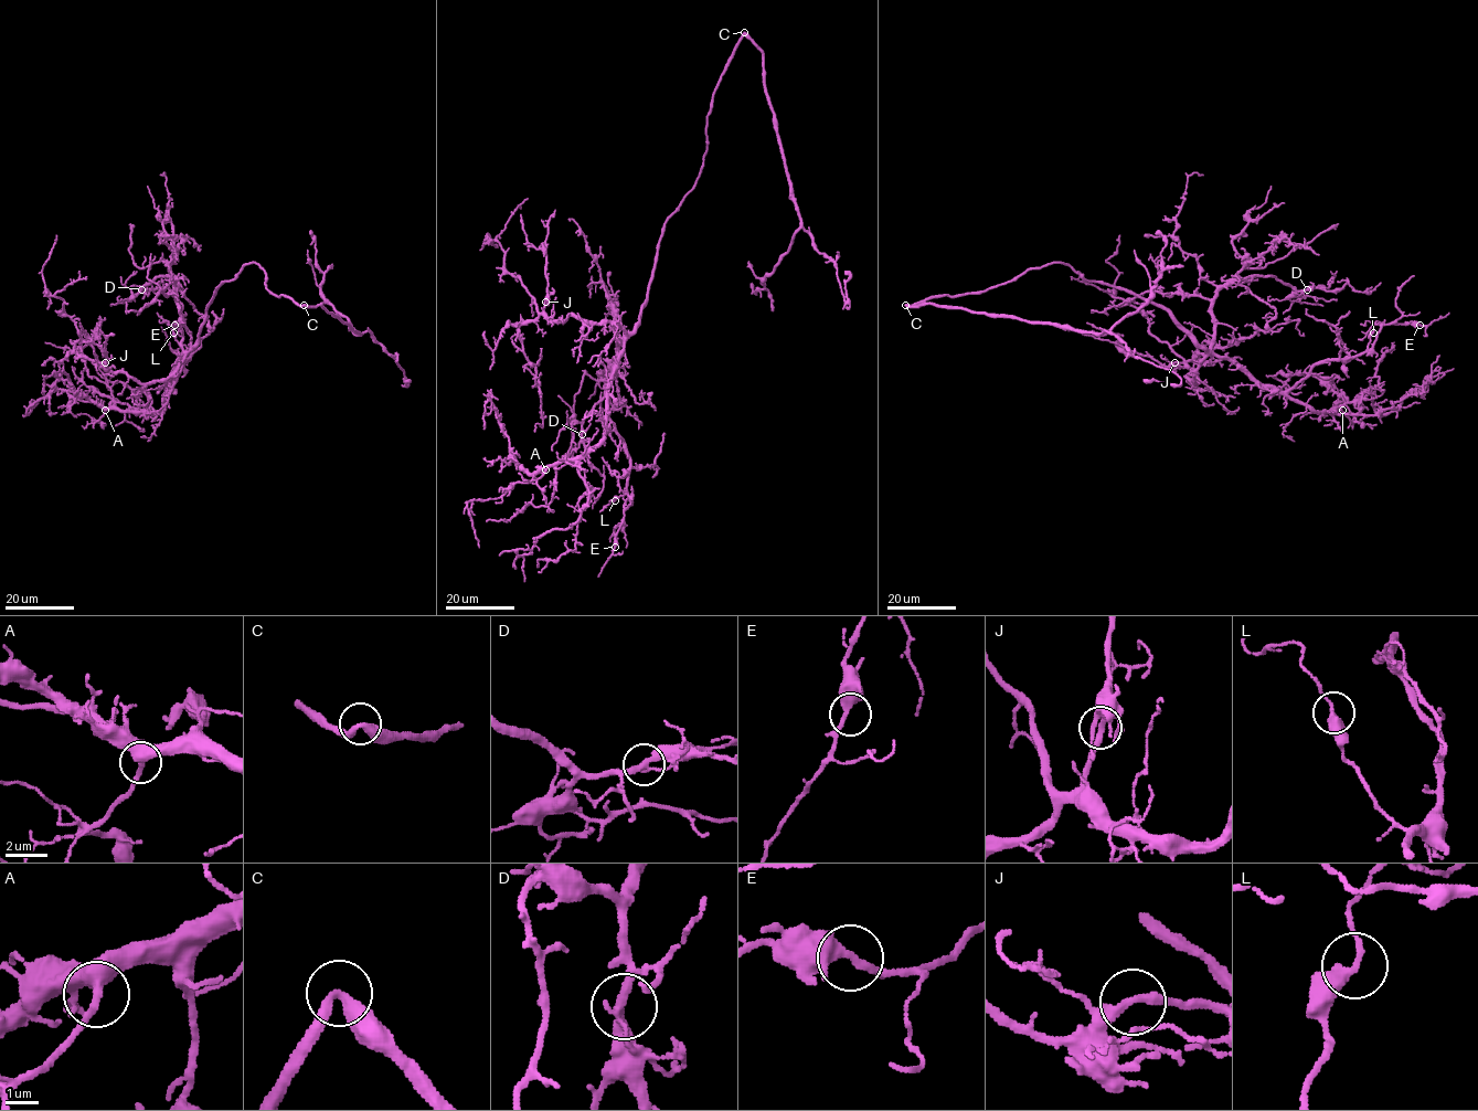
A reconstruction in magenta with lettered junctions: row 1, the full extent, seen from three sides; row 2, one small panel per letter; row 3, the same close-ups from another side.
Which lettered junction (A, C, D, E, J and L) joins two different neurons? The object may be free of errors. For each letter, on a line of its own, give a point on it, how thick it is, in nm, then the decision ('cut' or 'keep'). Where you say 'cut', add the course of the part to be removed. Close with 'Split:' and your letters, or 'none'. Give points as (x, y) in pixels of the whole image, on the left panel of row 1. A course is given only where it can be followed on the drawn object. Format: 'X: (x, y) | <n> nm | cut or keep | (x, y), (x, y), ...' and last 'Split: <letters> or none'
A: (105, 410) | 400 nm | keep
C: (304, 305) | 340 nm | keep
D: (141, 289) | 320 nm | keep
E: (174, 325) | 400 nm | keep
J: (105, 362) | 280 nm | keep
L: (173, 332) | 320 nm | keep
Split: none

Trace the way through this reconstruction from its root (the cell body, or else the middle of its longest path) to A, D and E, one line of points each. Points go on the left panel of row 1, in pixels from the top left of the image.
A: (253, 263), (214, 291), (199, 340), (176, 362), (165, 405), (157, 412), (105, 410)
D: (253, 263), (216, 288), (199, 340), (184, 351), (177, 279), (157, 276), (141, 289)
E: (253, 263), (216, 288), (199, 340), (176, 362), (167, 391), (191, 347), (188, 329), (174, 325)

